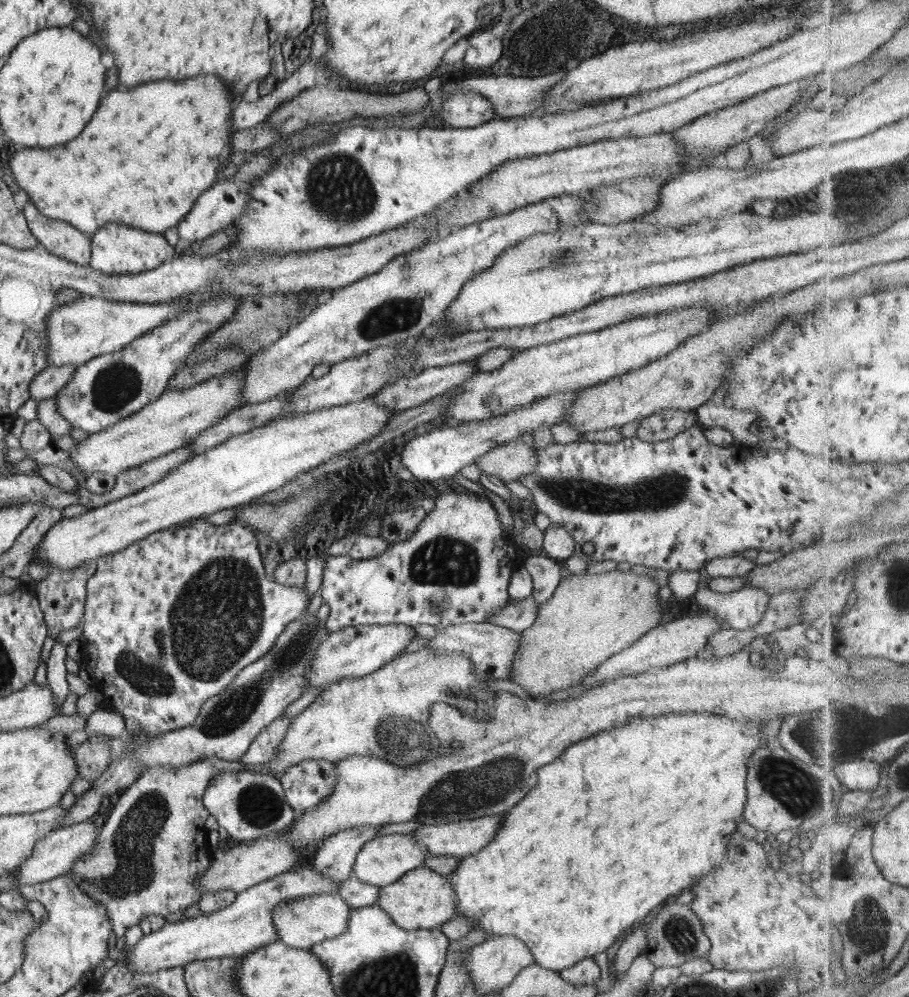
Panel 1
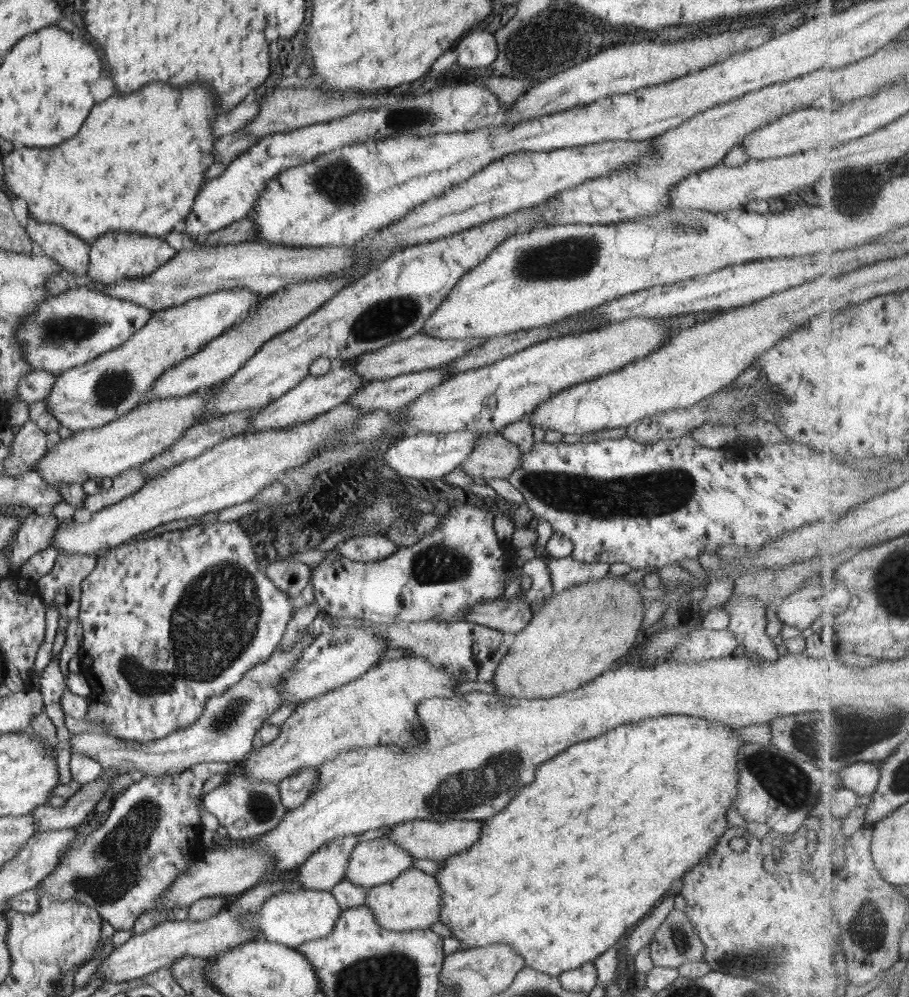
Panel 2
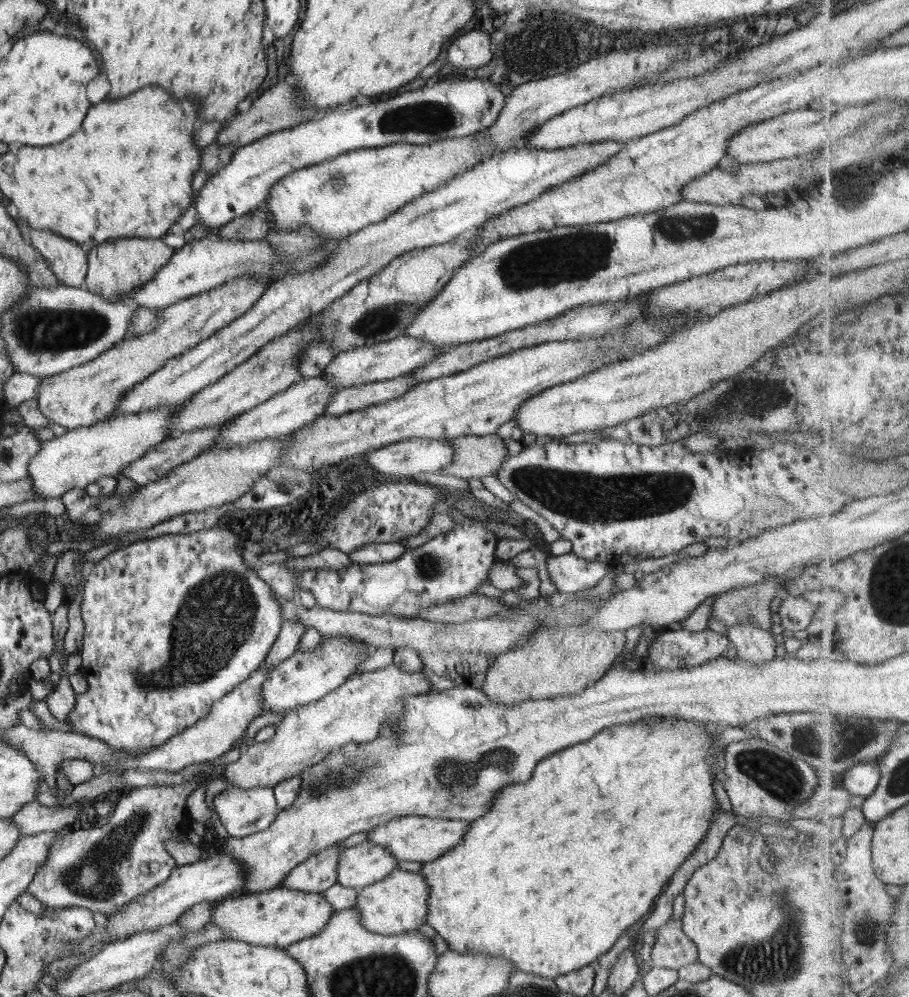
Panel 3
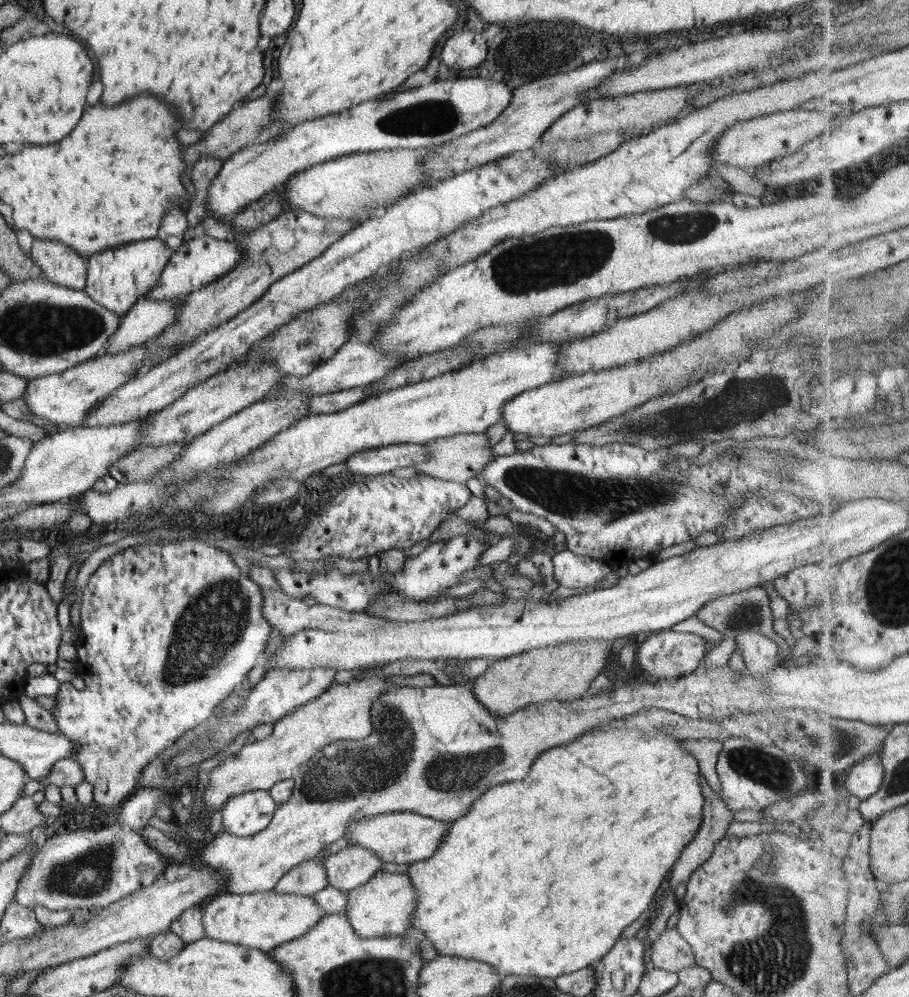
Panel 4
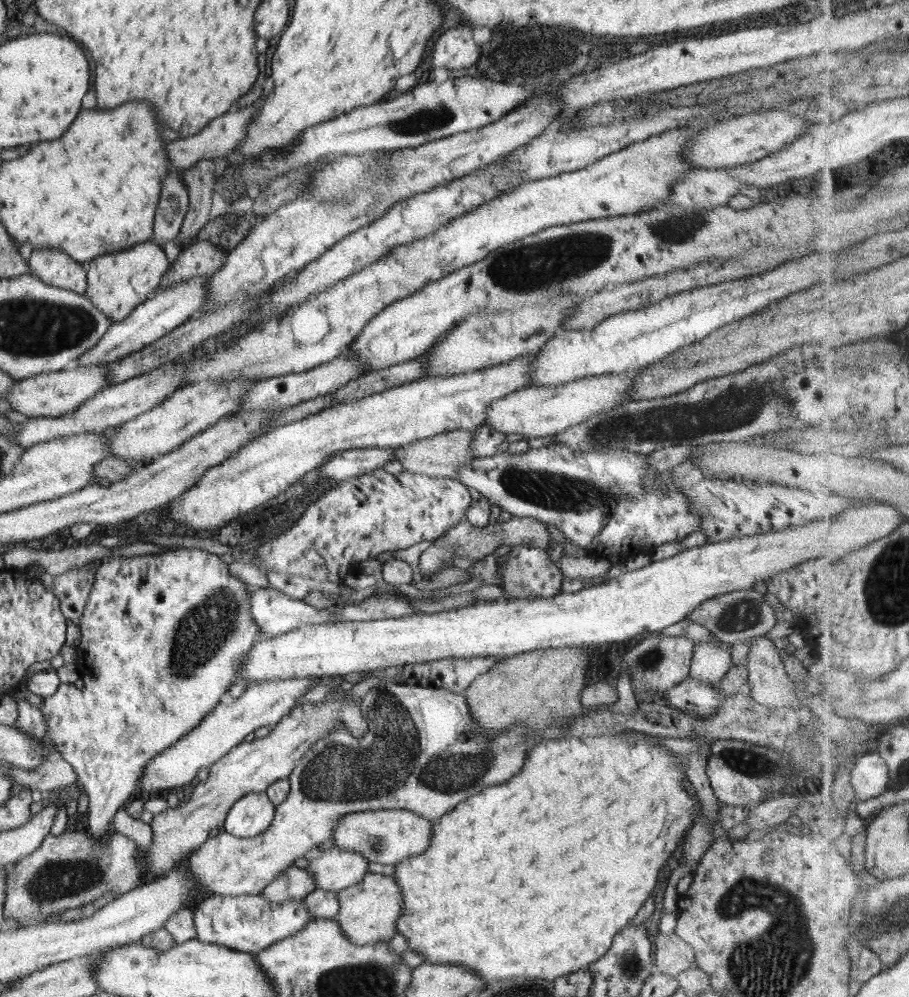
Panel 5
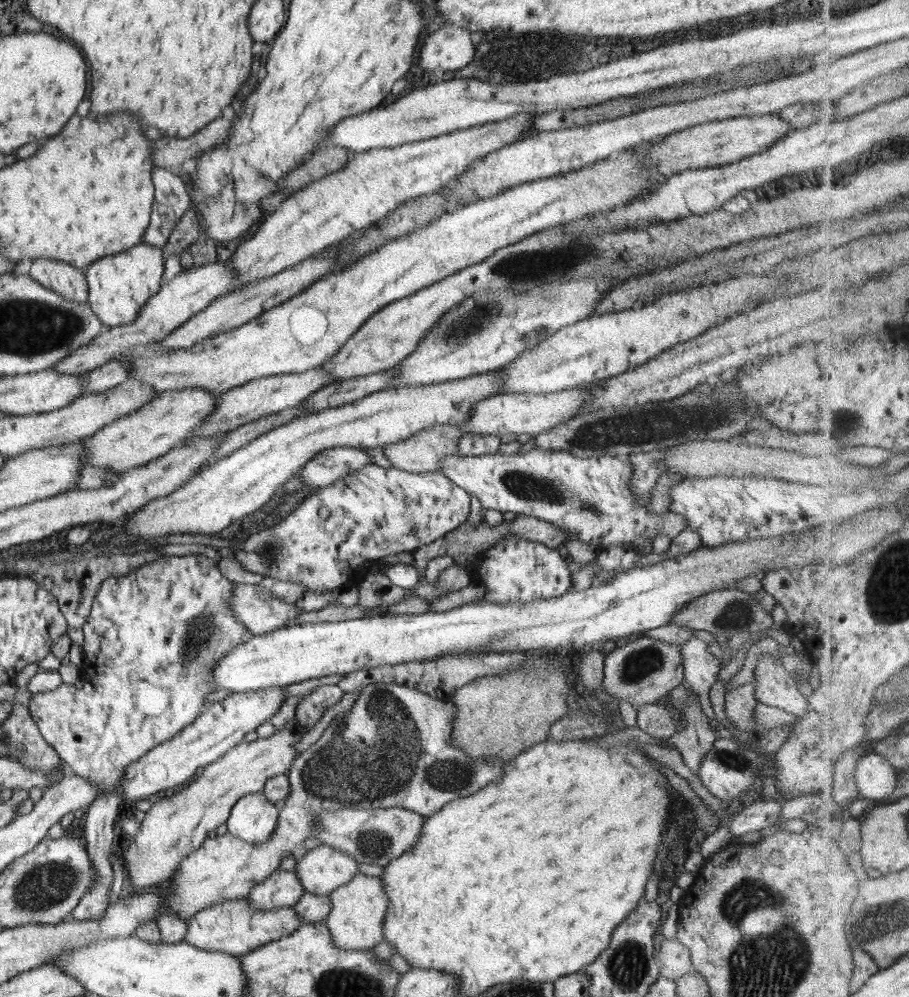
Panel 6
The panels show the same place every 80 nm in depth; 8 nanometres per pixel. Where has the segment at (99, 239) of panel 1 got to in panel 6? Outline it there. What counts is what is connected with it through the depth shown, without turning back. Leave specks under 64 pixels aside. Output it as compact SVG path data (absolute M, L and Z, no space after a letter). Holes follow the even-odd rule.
M141 242L127 251L102 257L85 268L87 303L104 328L116 328L136 320L142 305L161 289L165 259L162 249Z

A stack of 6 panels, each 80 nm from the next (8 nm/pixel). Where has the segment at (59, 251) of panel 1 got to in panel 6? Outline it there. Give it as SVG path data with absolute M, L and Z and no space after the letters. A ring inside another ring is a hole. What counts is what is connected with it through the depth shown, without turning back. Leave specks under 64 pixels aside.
M40 258L34 260L30 276L37 283L60 293L64 298L86 303L88 283L85 269L79 269L64 261Z

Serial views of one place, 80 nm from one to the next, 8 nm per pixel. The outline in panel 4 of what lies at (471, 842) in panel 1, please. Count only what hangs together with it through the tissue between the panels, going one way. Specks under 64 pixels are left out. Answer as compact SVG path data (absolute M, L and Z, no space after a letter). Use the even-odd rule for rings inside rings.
M388 812L388 815L376 815L358 821L344 838L352 840L352 845L360 845L374 852L376 858L380 858L384 863L412 864L432 857L448 835L448 829L448 821L434 820L413 812Z

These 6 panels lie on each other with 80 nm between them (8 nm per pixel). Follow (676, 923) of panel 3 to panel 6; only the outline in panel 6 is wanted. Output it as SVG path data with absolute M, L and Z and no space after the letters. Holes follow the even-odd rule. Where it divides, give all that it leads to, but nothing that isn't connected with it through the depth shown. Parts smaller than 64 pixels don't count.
M677 938L662 940L656 955L659 960L659 974L663 977L674 981L693 970L690 949L684 947Z

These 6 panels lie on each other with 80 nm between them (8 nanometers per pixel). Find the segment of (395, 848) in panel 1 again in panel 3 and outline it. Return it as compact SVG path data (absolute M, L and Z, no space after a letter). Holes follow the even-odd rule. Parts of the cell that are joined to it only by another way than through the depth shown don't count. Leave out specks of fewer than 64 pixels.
M367 840L340 853L336 862L336 883L362 889L386 878L398 869L398 863L387 848Z

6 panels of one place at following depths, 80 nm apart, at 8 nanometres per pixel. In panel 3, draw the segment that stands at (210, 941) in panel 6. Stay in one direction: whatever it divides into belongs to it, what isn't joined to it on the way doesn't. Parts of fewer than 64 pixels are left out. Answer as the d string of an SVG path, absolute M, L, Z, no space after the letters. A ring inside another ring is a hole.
M278 886L262 893L242 893L228 896L216 902L210 923L222 928L230 940L256 946L285 948L324 931L333 915L332 905L323 893L311 893Z

